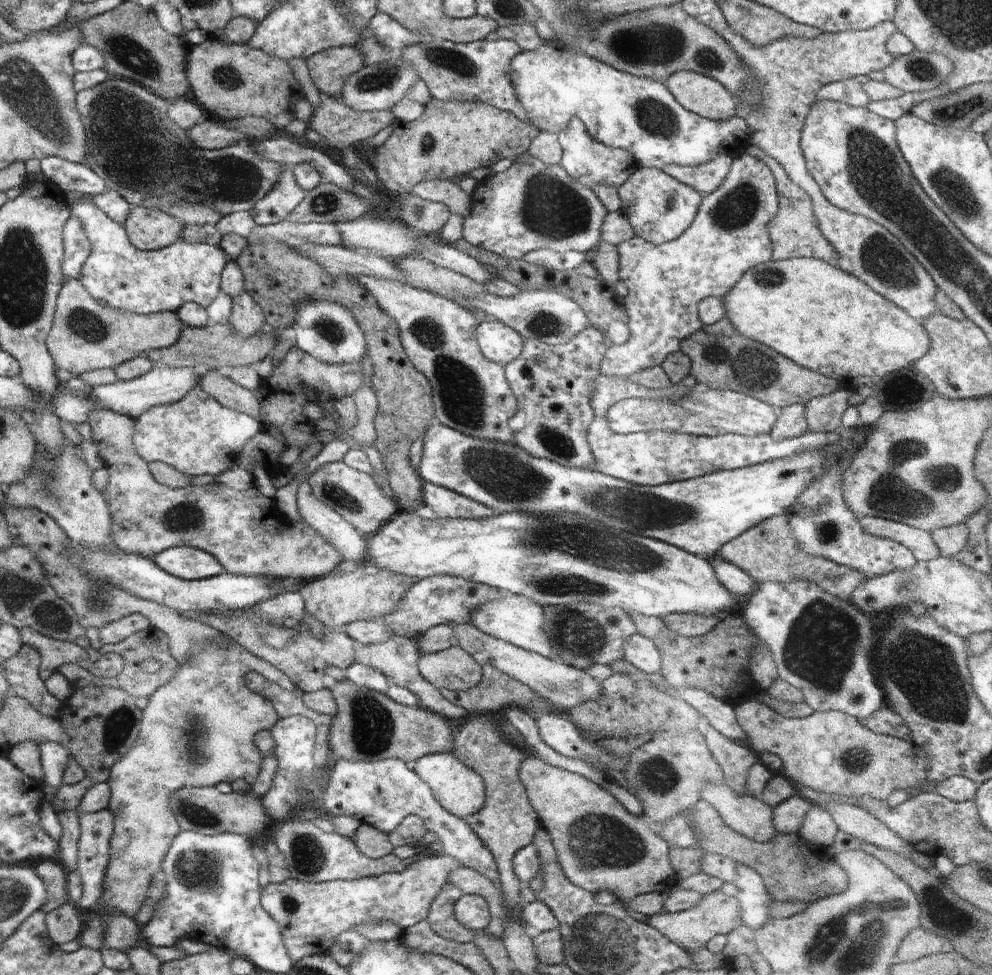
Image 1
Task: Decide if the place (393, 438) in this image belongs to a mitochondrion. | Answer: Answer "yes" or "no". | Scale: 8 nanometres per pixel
no

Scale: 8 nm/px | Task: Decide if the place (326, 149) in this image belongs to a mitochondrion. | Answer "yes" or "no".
no

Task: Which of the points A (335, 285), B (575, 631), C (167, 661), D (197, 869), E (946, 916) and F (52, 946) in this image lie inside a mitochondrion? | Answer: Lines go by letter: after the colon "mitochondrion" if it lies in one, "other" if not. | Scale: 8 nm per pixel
A: mitochondrion
B: mitochondrion
C: other
D: mitochondrion
E: mitochondrion
F: other

